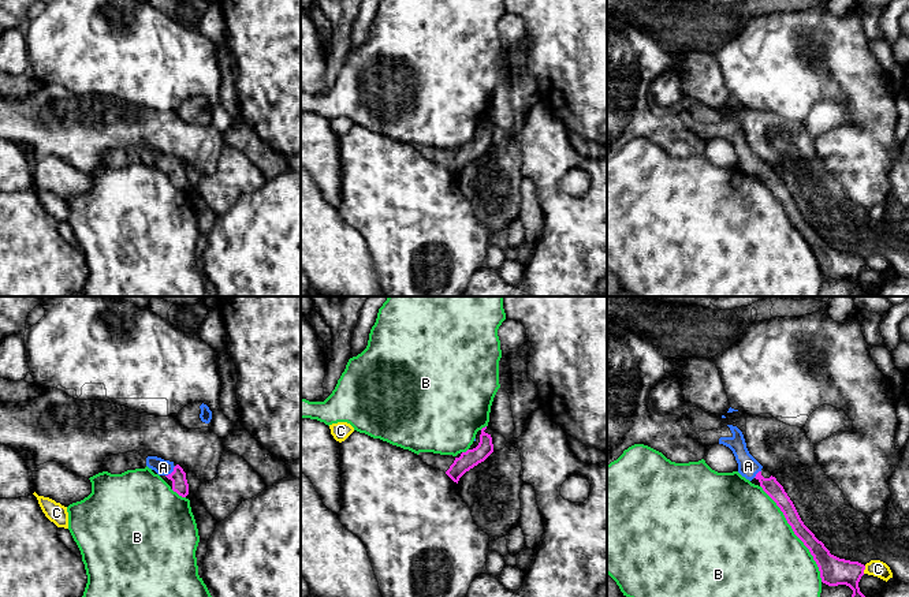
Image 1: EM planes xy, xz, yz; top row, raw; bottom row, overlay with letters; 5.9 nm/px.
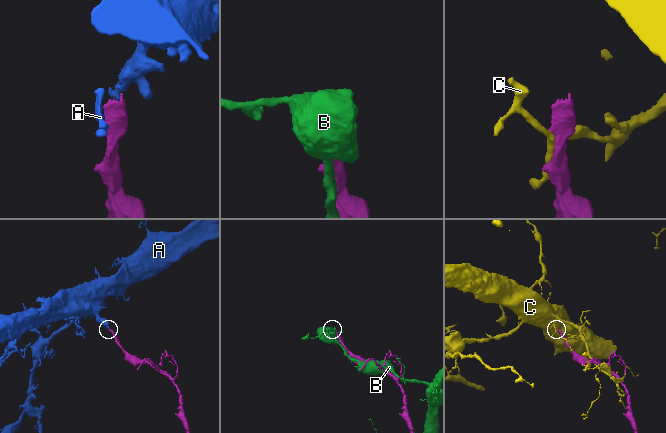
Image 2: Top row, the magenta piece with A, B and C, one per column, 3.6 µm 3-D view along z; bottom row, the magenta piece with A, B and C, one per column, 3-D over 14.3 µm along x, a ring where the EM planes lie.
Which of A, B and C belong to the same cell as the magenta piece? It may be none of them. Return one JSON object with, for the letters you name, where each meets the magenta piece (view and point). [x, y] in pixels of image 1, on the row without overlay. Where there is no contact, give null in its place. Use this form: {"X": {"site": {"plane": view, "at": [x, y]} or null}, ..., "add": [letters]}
{"A": {"site": {"plane": "xy", "at": [172, 165]}}, "add": ["A"]}

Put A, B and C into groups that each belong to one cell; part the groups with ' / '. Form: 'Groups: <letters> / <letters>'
Groups: A / B / C

